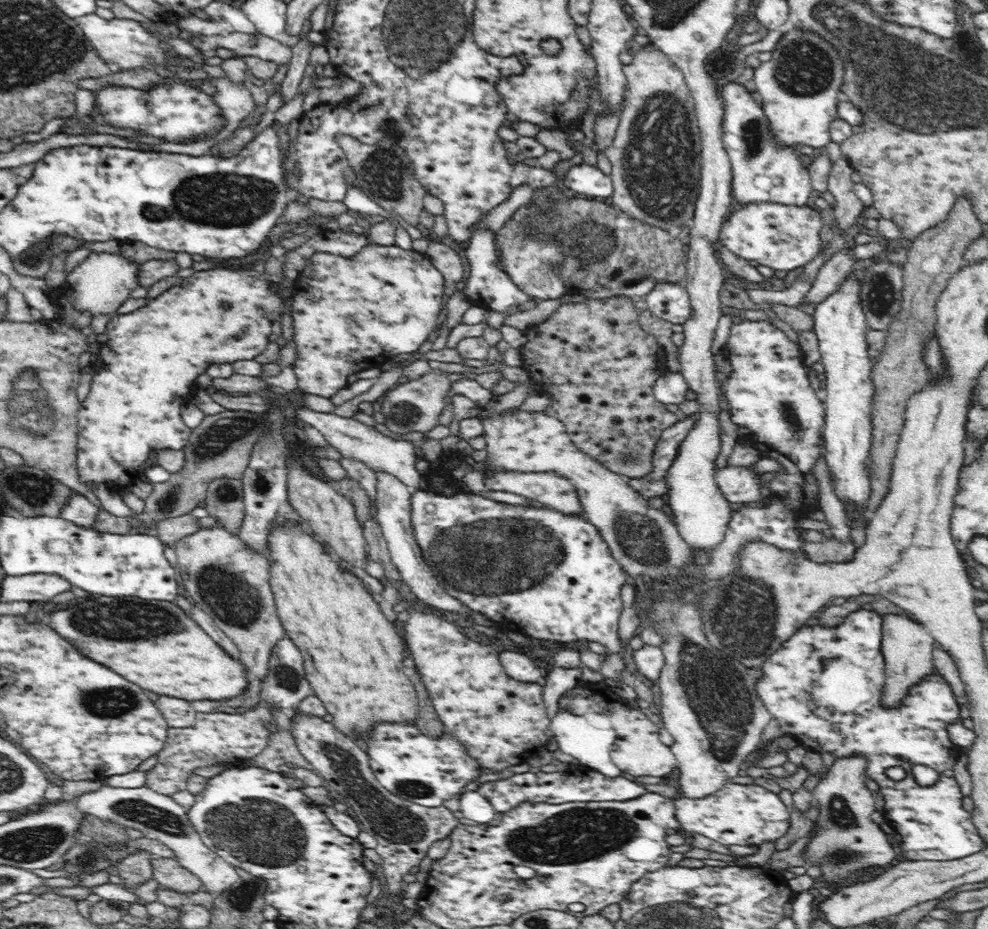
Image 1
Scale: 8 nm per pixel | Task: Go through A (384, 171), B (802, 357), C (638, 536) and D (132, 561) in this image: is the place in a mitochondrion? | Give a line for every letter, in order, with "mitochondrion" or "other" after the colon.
A: mitochondrion
B: other
C: mitochondrion
D: other

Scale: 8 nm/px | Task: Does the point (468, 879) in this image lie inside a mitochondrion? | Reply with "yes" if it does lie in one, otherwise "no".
no

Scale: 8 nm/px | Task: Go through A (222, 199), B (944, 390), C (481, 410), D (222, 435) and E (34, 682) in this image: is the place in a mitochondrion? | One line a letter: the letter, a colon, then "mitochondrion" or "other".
A: mitochondrion
B: other
C: other
D: mitochondrion
E: other

